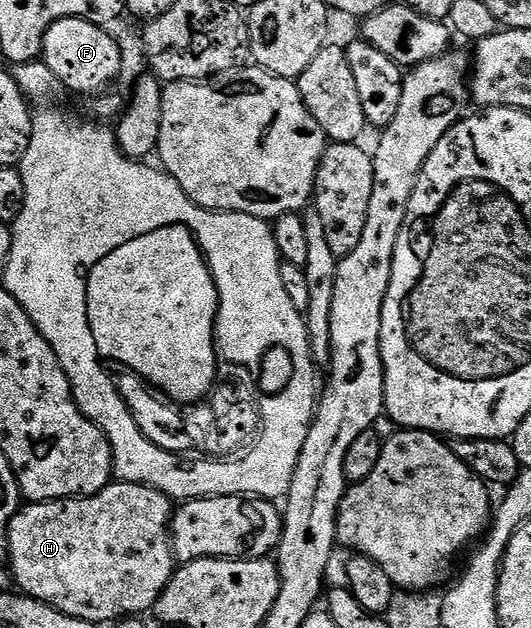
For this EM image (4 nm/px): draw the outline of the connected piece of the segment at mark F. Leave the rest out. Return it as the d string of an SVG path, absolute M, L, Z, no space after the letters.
M62 19L57 21L47 30L43 38L43 54L41 61L47 68L55 74L57 81L64 88L76 91L79 95L98 96L106 92L107 87L123 71L123 51L119 48L119 43L110 35L106 26L98 23L90 23L87 19Z

